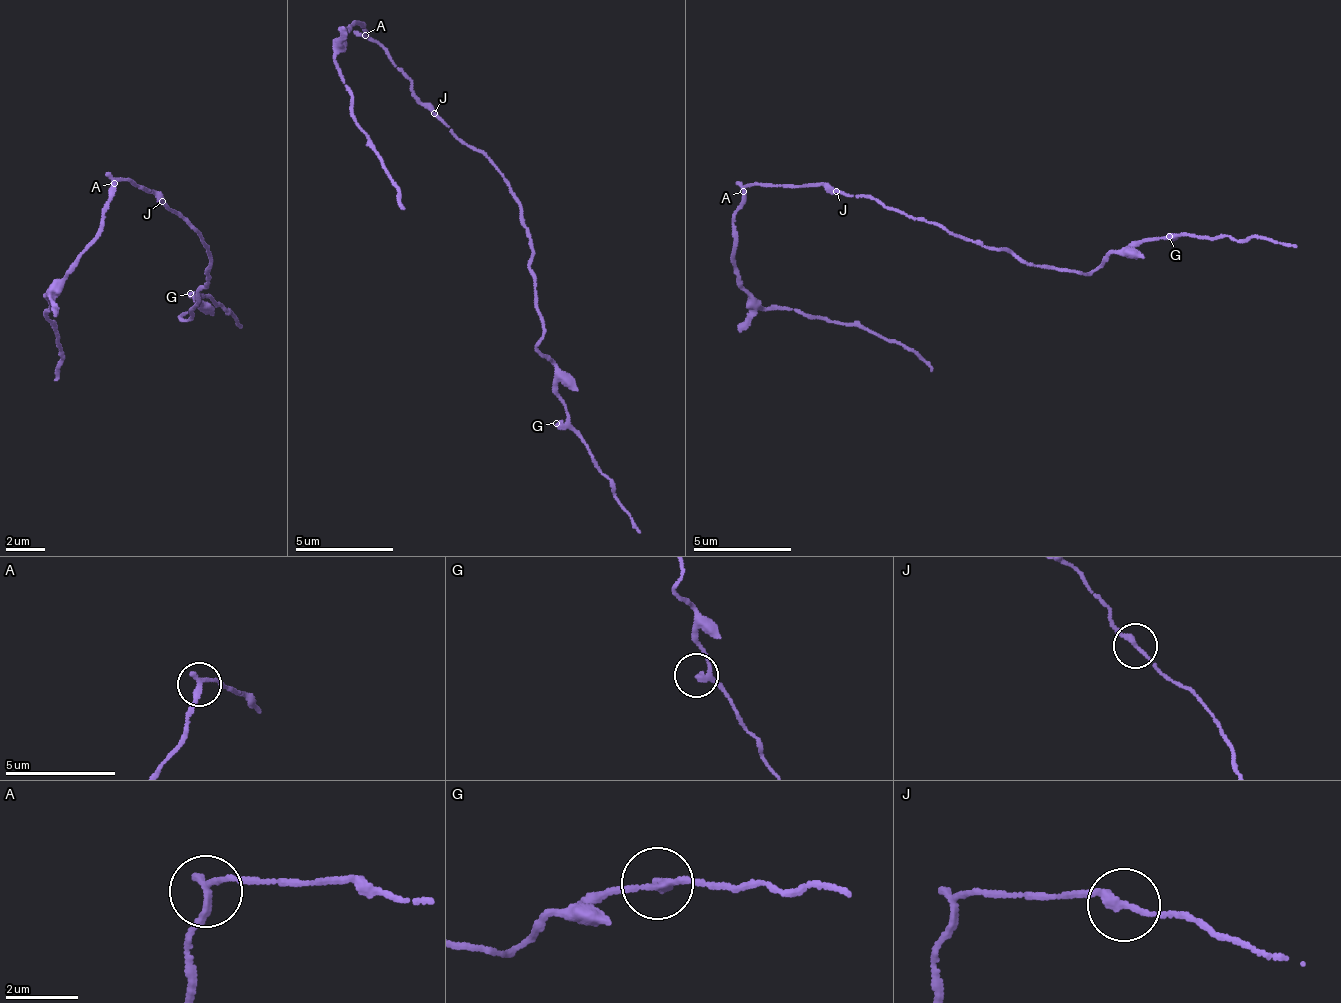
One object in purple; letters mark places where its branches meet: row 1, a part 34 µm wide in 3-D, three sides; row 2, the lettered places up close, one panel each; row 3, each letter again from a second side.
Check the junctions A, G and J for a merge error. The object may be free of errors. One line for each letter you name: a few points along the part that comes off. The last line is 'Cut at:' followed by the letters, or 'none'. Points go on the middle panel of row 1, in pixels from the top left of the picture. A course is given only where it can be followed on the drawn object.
A: Course of the part to remove: (366, 34), (359, 20), (337, 57), (365, 144), (406, 207)
Cut at: A

